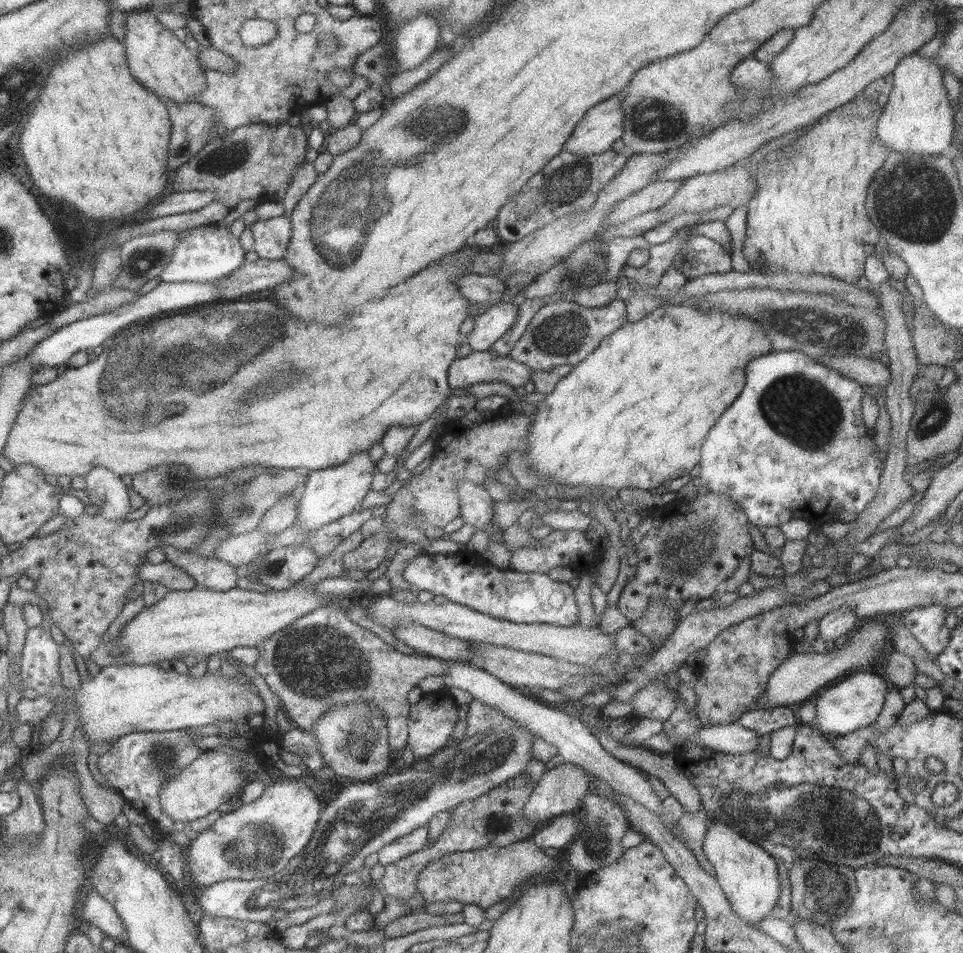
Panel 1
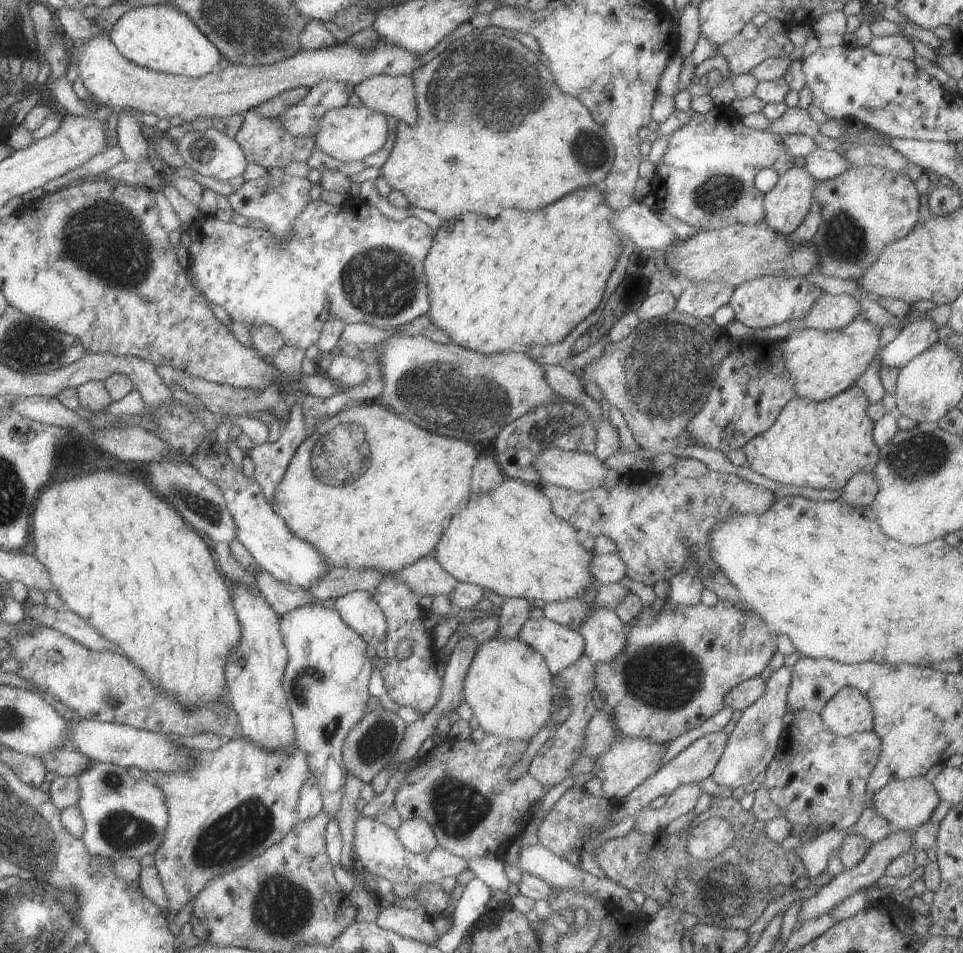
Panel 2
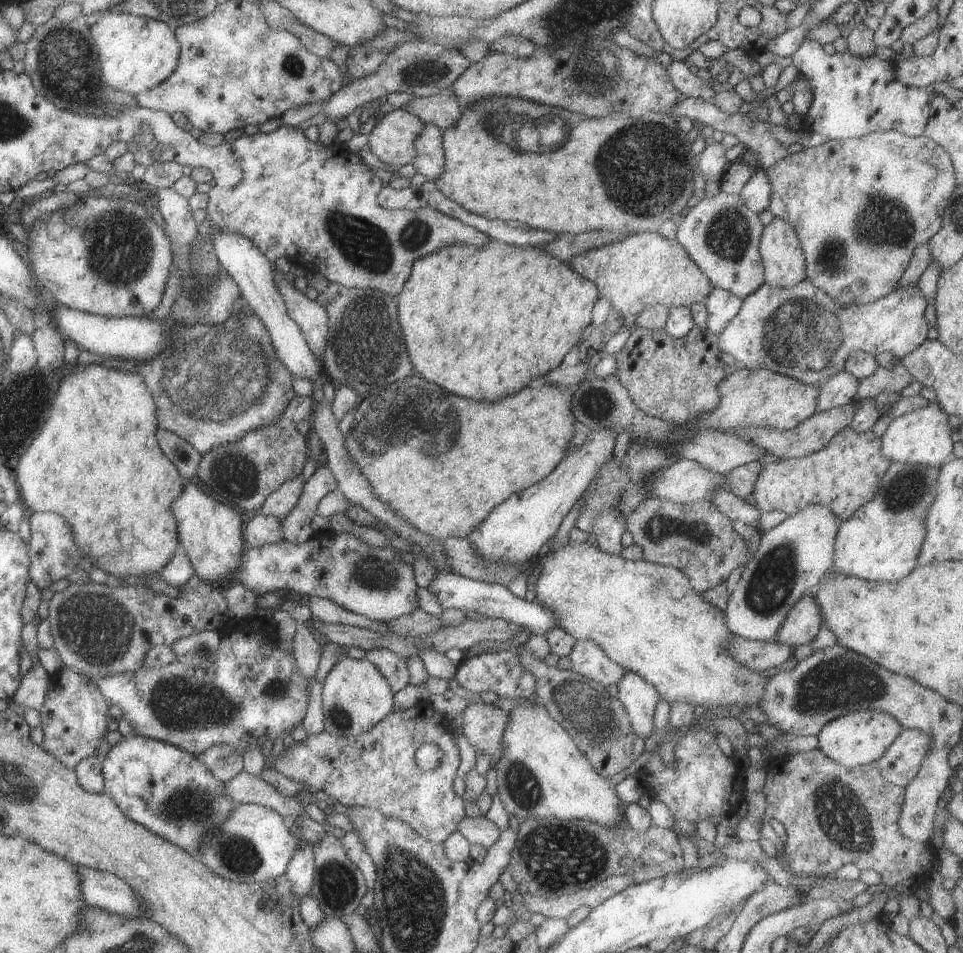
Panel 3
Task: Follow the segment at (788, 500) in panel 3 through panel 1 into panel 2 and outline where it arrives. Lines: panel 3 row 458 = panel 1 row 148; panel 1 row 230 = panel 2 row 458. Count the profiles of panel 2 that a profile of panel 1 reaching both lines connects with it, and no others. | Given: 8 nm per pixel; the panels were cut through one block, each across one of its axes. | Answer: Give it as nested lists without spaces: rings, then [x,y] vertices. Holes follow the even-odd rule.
[[[855,384],[824,401],[810,401],[795,395],[785,403],[775,422],[765,432],[750,438],[742,446],[746,456],[745,465],[753,472],[780,484],[841,491],[854,474],[869,473],[877,464],[878,449],[872,438],[874,423],[867,416],[867,406],[867,397]]]

